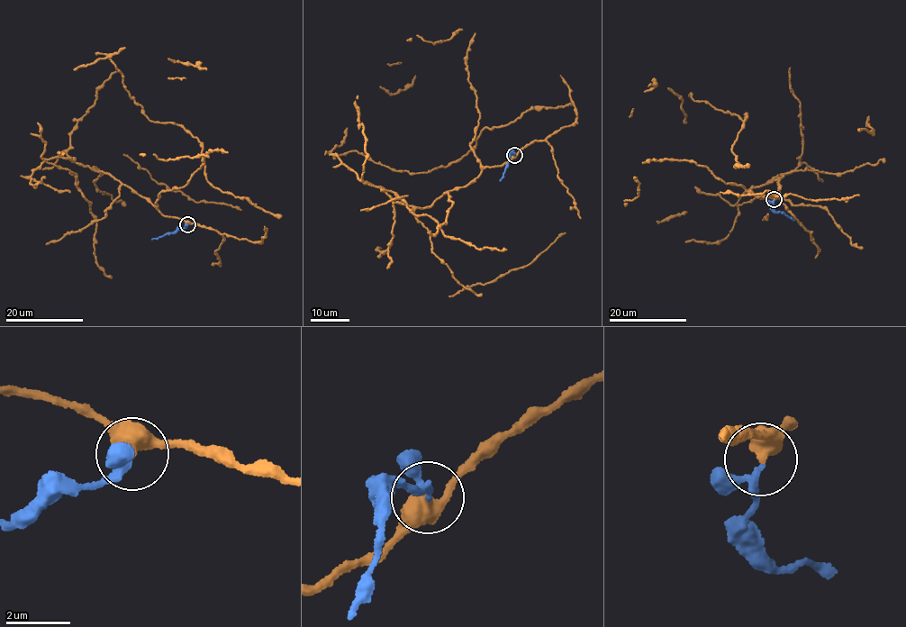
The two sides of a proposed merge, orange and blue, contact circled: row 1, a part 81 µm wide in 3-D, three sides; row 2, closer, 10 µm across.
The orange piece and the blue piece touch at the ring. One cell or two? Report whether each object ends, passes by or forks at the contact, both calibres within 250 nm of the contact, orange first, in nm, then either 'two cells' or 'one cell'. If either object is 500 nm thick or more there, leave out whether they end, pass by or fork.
orange passes by; blue passes by; calibres 440 and 170 nm; two cells

